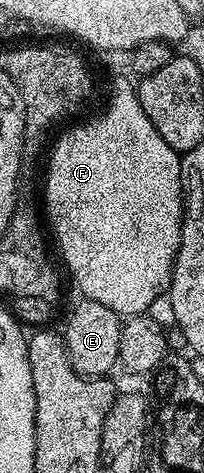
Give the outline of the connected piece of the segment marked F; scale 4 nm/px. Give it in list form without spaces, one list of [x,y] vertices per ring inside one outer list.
[[[126,79],[113,80],[109,91],[111,100],[110,111],[98,119],[97,122],[88,124],[73,124],[54,143],[50,151],[50,164],[46,167],[46,207],[44,203],[44,215],[48,220],[48,227],[54,230],[54,239],[62,250],[62,259],[70,270],[76,286],[82,290],[81,294],[92,301],[100,301],[100,305],[108,305],[118,315],[131,317],[147,314],[149,308],[158,298],[165,296],[170,289],[170,278],[174,268],[174,258],[180,249],[180,237],[182,236],[182,155],[156,133],[156,125],[148,121],[148,113],[138,100],[135,84]]]

